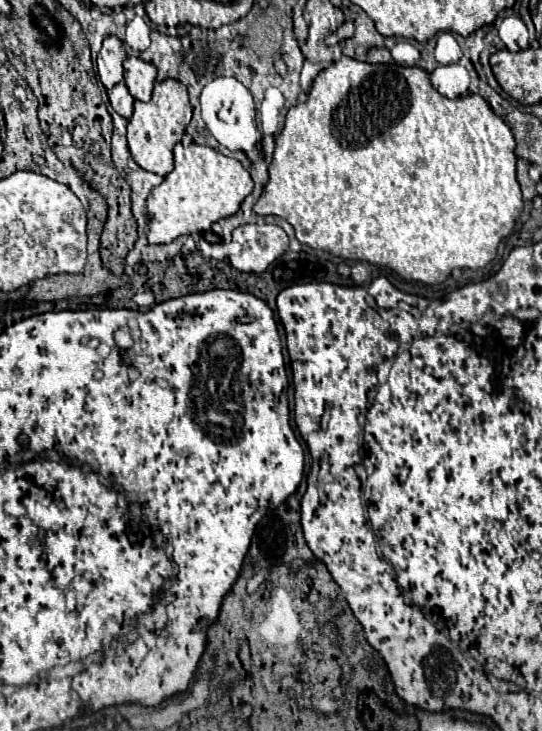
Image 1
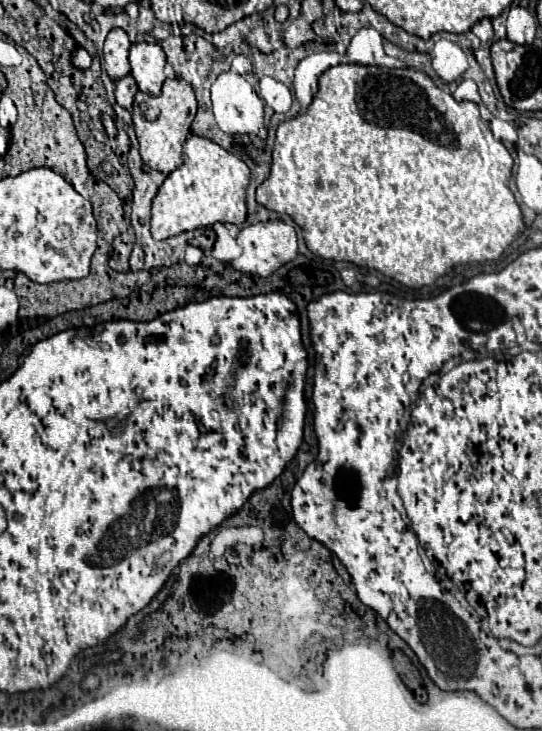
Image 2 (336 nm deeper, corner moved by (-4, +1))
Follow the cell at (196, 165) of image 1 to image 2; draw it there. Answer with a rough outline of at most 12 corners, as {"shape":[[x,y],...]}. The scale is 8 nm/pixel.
{"shape":[[190,134],[152,201],[154,240],[244,224],[250,168]]}

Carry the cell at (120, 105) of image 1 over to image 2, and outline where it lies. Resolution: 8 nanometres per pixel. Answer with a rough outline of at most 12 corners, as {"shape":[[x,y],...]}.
{"shape":[[128,74],[116,80],[116,102],[132,110],[138,92],[136,80]]}

